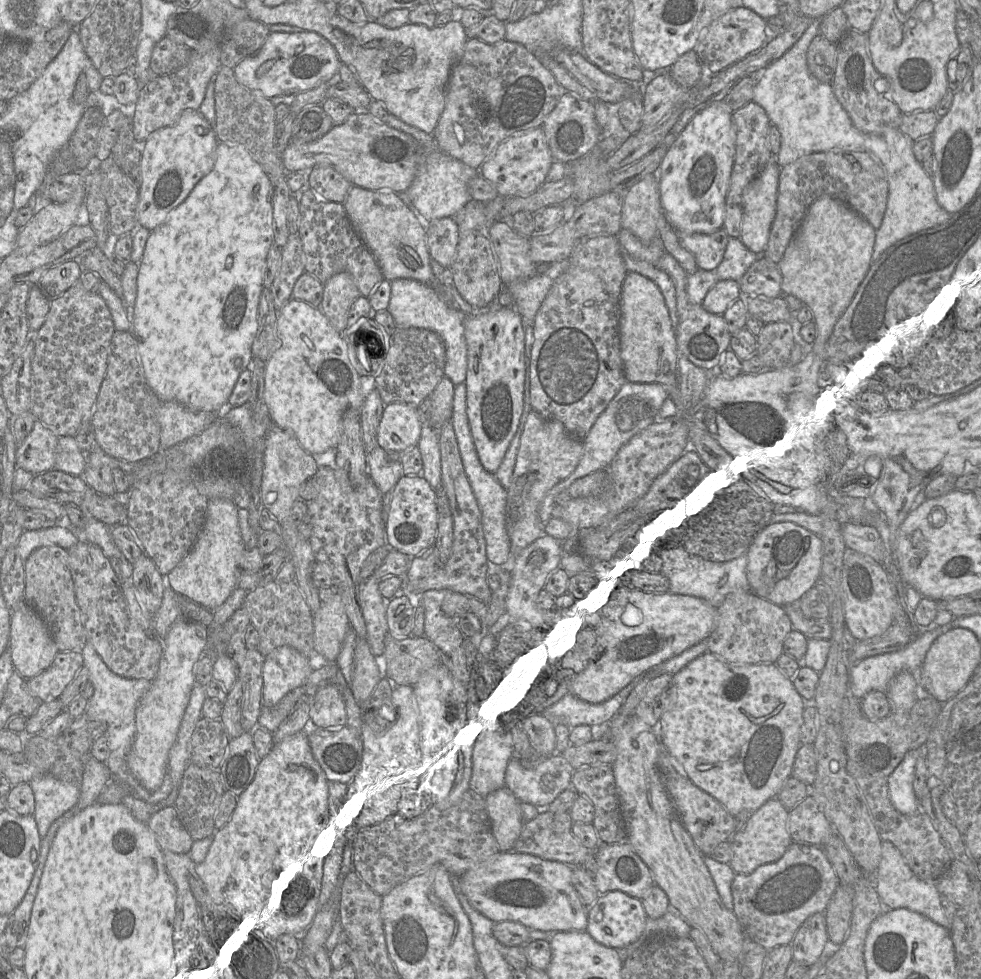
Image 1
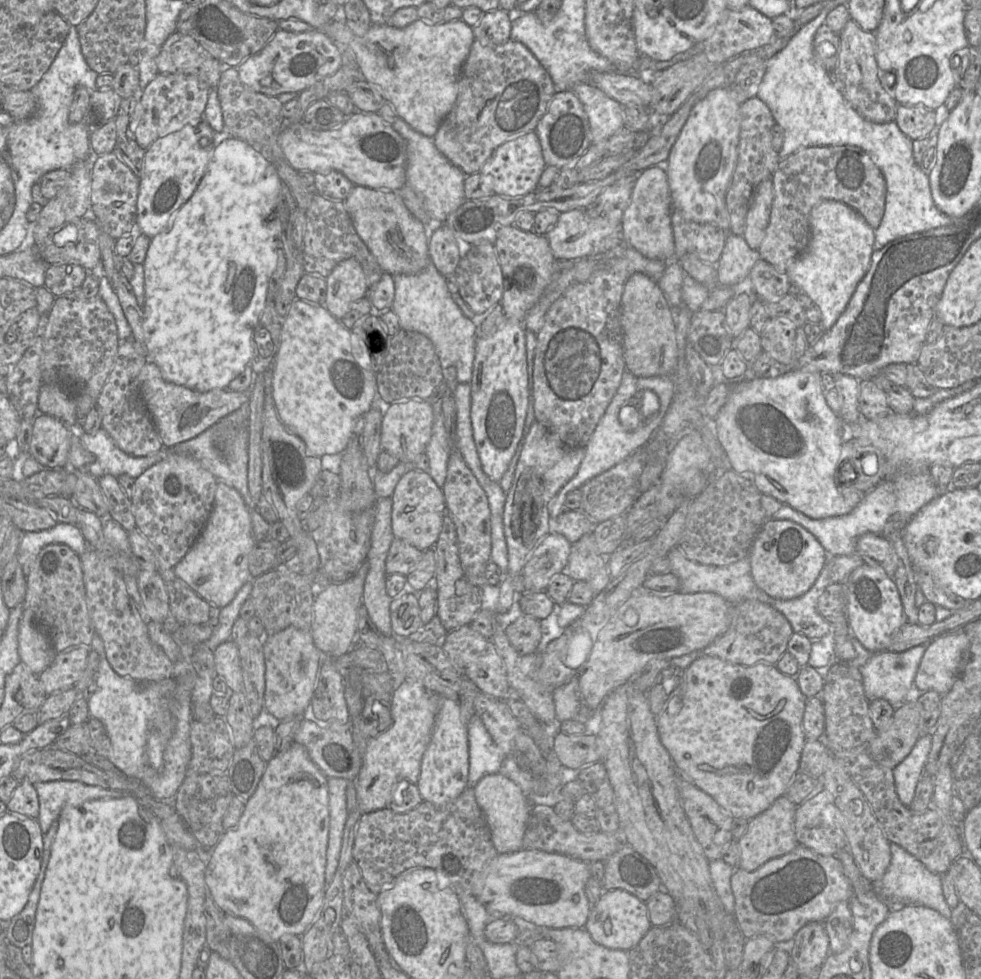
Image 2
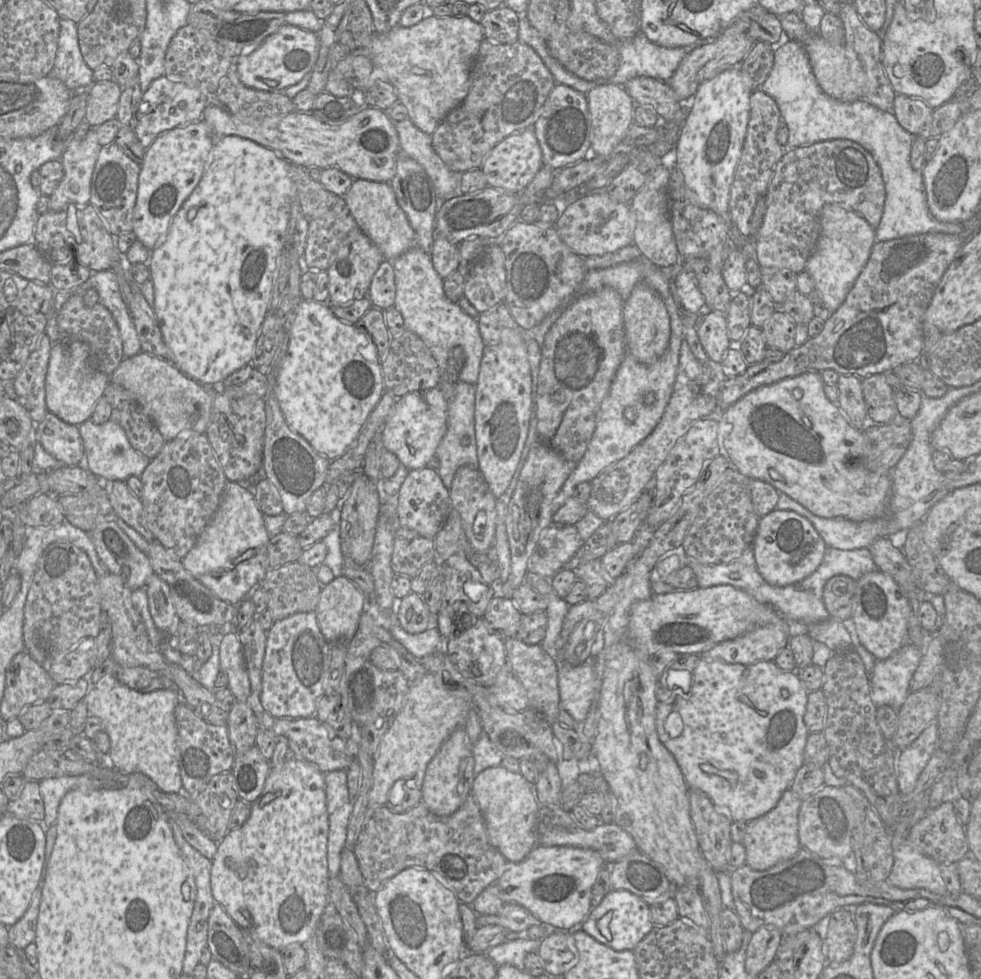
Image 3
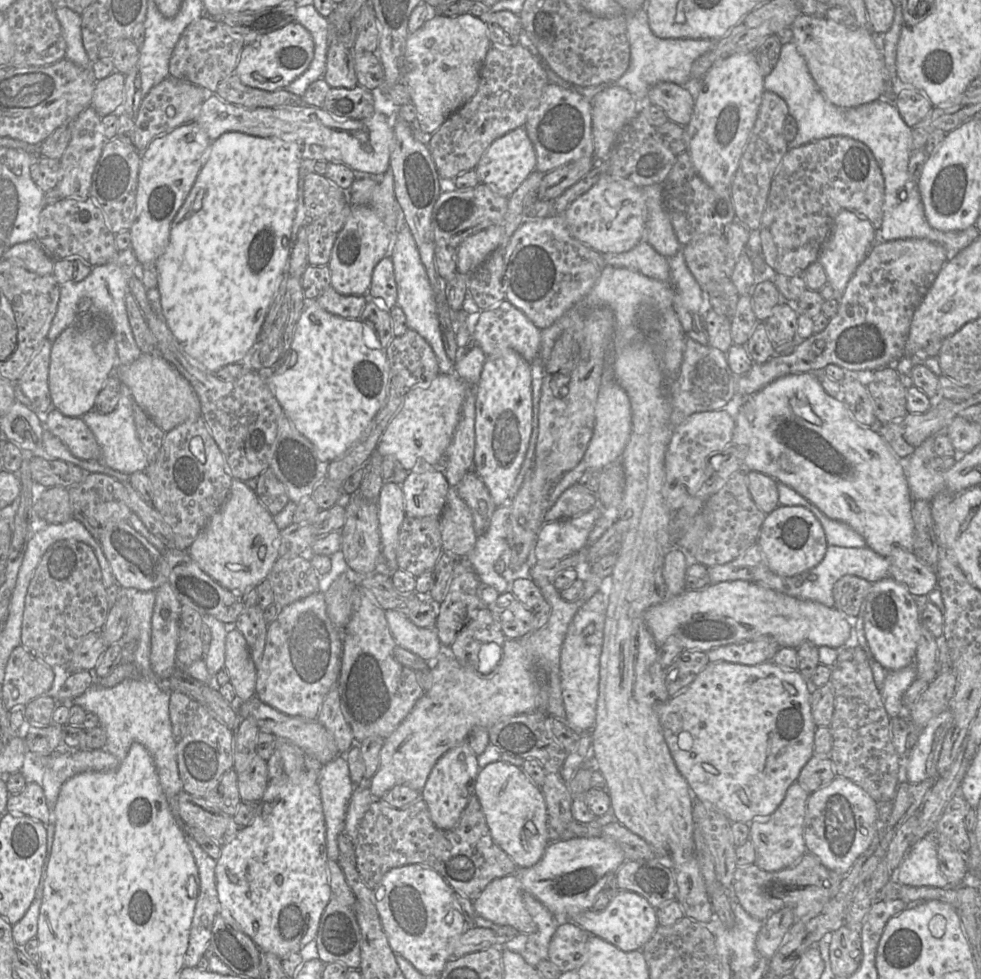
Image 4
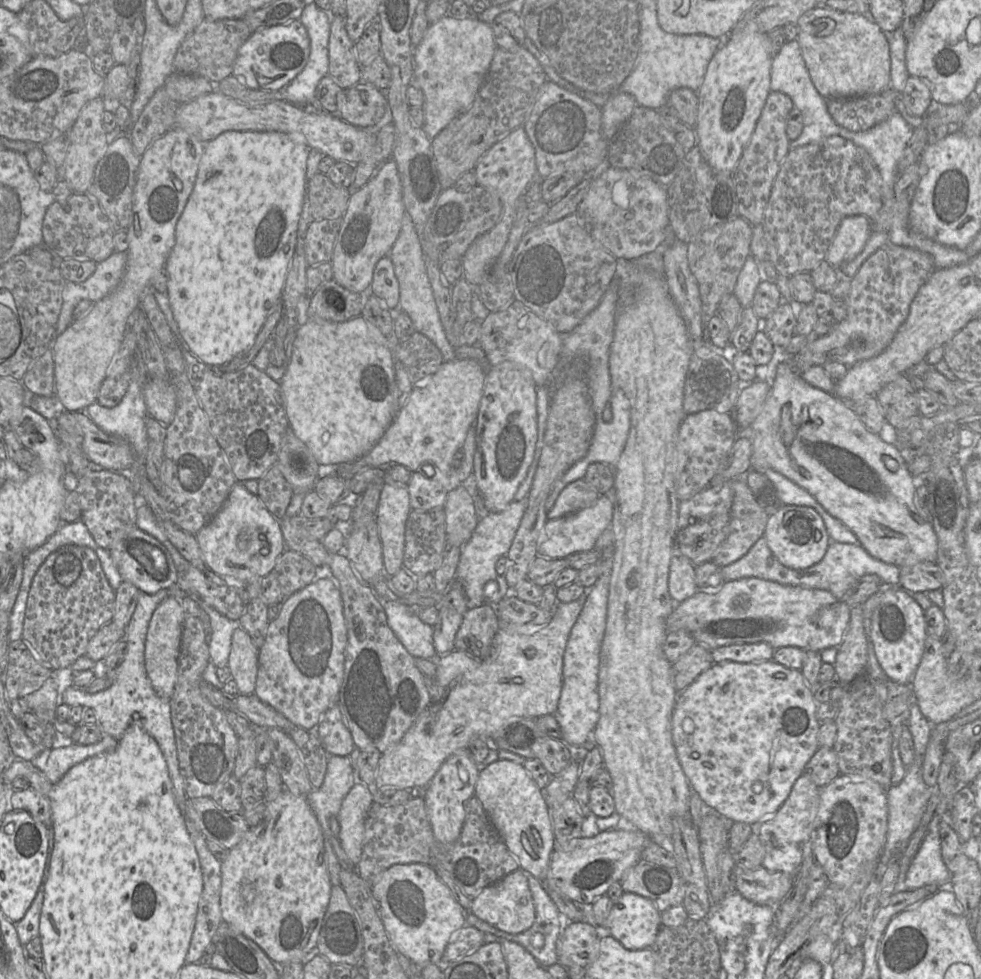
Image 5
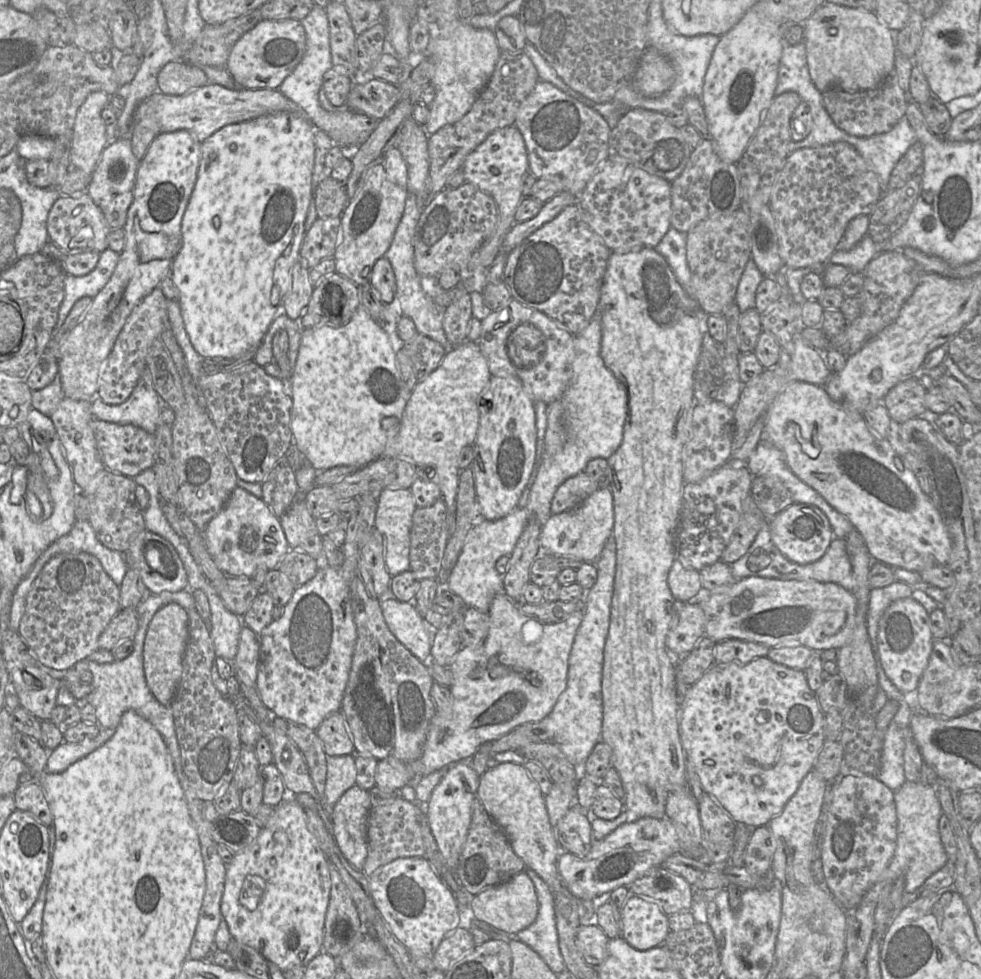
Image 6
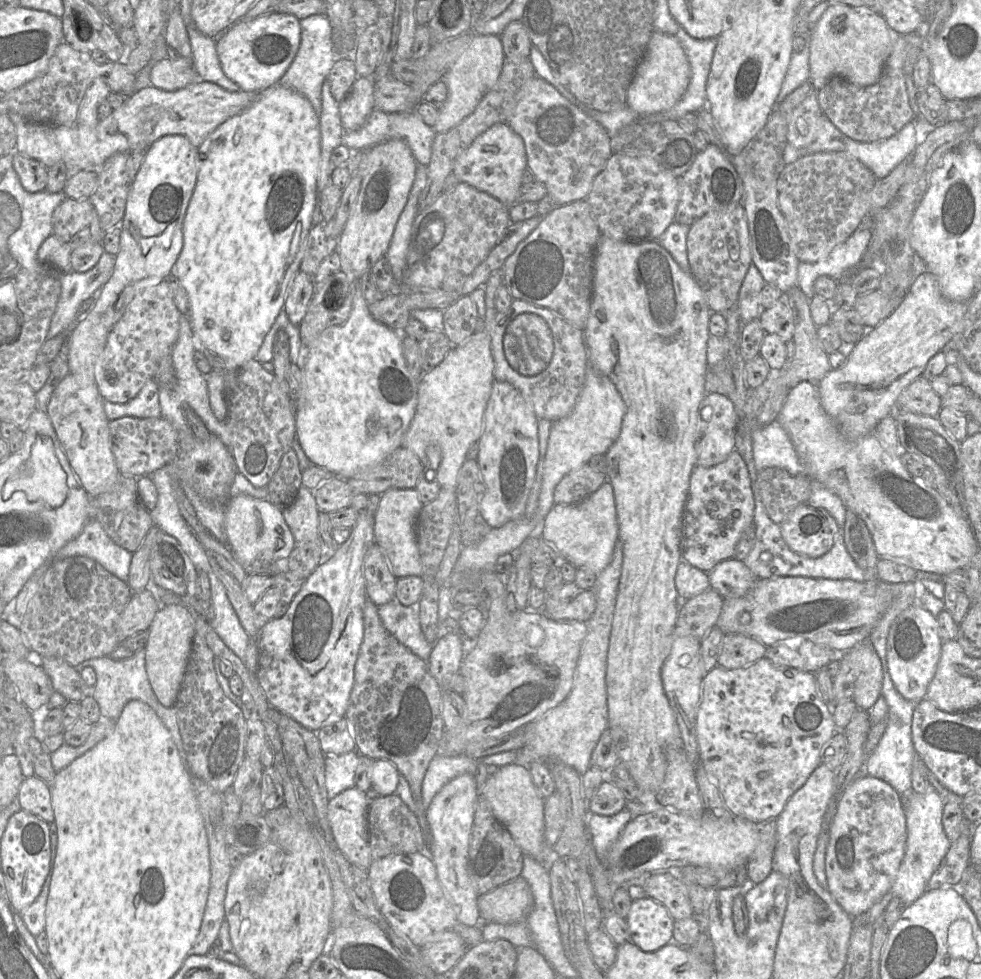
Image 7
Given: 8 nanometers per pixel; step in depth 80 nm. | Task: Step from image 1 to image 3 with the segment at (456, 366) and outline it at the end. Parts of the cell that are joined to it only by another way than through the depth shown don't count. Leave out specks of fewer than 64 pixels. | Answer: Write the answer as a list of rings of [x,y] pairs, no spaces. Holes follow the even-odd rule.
[[[412,246],[392,261],[396,285],[394,307],[401,313],[406,330],[418,335],[435,358],[439,379],[449,378],[447,359],[449,351],[460,346],[464,351],[465,362],[458,375],[458,382],[475,385],[479,376],[484,344],[477,320],[468,316],[457,303],[451,302],[443,290],[444,280],[437,274],[429,253]]]

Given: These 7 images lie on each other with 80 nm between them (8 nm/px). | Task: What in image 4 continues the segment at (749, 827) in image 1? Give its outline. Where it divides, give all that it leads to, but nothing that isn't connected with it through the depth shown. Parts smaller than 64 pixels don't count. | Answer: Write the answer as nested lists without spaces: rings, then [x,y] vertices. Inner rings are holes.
[[[797,781],[788,788],[778,808],[767,818],[752,821],[749,840],[755,849],[755,865],[760,869],[775,872],[795,865],[807,852],[804,841],[806,802],[810,793]]]

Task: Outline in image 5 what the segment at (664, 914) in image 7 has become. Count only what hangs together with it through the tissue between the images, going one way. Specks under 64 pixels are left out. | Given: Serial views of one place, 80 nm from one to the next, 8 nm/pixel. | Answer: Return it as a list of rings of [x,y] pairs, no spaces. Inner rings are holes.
[[[624,891],[613,902],[606,925],[598,927],[598,933],[600,937],[613,936],[629,950],[638,950],[650,948],[661,927],[661,912],[650,899]]]

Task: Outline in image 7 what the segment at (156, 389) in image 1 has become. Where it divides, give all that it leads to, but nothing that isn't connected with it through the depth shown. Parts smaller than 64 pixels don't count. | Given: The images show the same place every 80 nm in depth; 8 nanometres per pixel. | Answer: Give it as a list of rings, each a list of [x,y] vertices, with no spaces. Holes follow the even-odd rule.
[[[277,83],[256,93],[253,103],[240,114],[231,118],[203,142],[199,152],[198,180],[190,200],[184,221],[184,240],[181,254],[173,268],[172,276],[185,289],[189,300],[188,318],[192,331],[204,346],[220,356],[224,363],[223,371],[214,371],[206,377],[209,403],[215,417],[225,421],[228,414],[227,388],[229,377],[255,356],[271,326],[275,322],[286,298],[290,283],[300,269],[306,240],[312,227],[312,213],[316,201],[317,177],[321,156],[320,117],[311,103],[298,92]]]

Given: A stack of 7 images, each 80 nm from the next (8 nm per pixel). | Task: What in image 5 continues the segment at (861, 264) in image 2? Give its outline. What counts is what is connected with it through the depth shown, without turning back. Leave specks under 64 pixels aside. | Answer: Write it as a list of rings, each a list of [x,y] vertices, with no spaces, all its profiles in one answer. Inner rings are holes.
[[[845,217],[839,224],[824,260],[833,268],[840,269],[863,250],[871,232],[870,220],[867,217]]]

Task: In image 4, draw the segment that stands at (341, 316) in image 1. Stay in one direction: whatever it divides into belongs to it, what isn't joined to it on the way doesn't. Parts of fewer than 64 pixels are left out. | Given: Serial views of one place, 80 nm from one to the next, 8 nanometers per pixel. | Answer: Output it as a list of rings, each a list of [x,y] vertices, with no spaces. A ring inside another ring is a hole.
[[[389,168],[378,178],[368,205],[352,205],[351,214],[334,243],[327,264],[331,274],[331,286],[342,295],[365,296],[371,284],[372,273],[378,262],[390,257],[396,236],[393,233],[405,224],[403,210],[394,192],[394,176]]]

